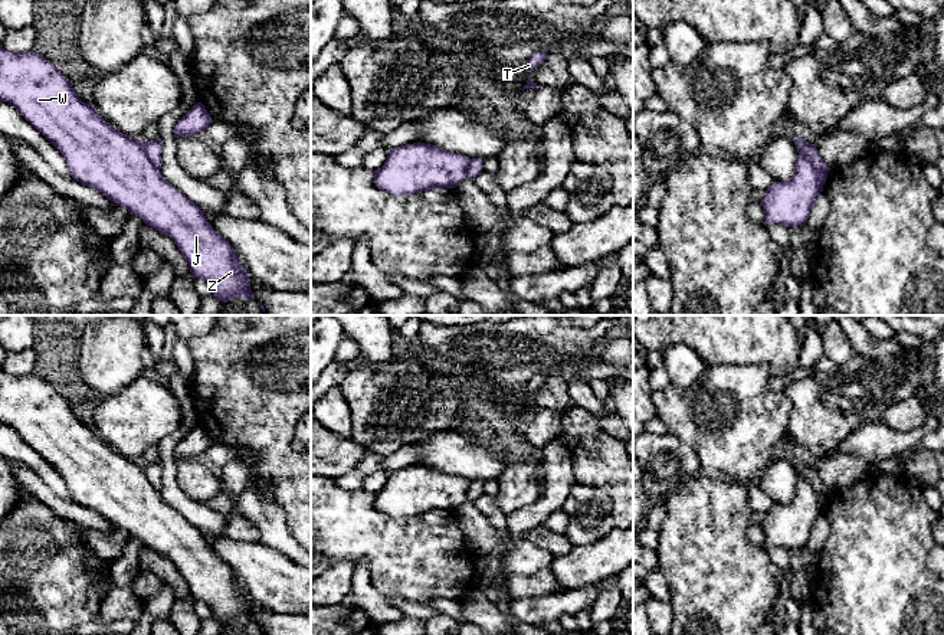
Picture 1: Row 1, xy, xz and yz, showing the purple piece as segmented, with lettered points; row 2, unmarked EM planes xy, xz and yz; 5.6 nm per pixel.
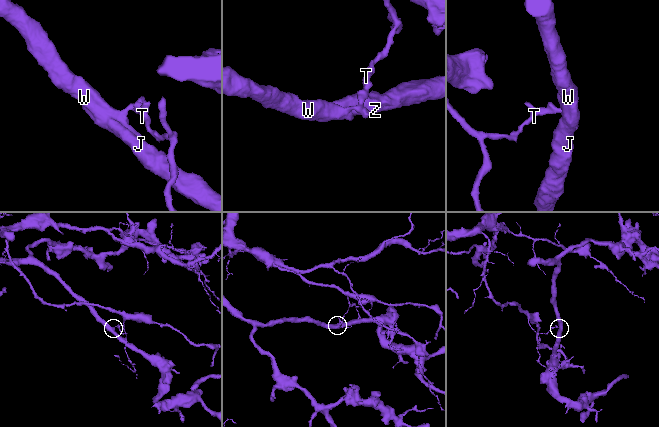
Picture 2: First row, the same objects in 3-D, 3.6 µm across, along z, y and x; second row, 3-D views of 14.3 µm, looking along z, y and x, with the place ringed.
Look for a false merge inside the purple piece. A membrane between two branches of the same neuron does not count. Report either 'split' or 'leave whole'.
split

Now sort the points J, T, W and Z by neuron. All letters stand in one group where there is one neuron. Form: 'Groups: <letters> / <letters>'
Groups: J W Z / T

